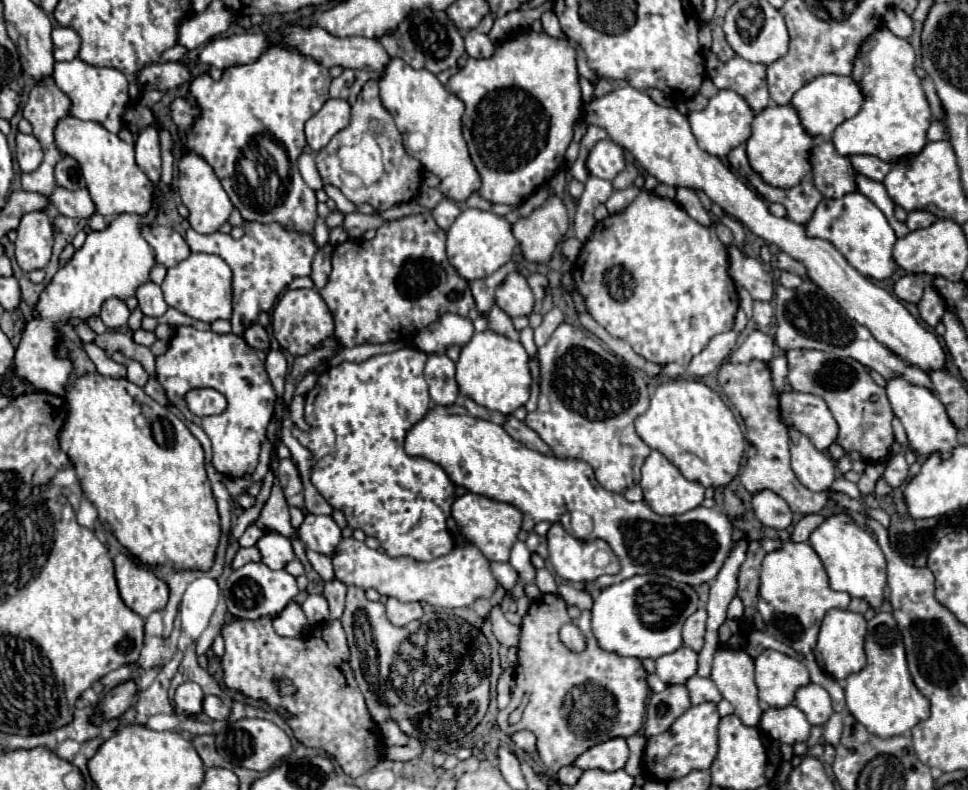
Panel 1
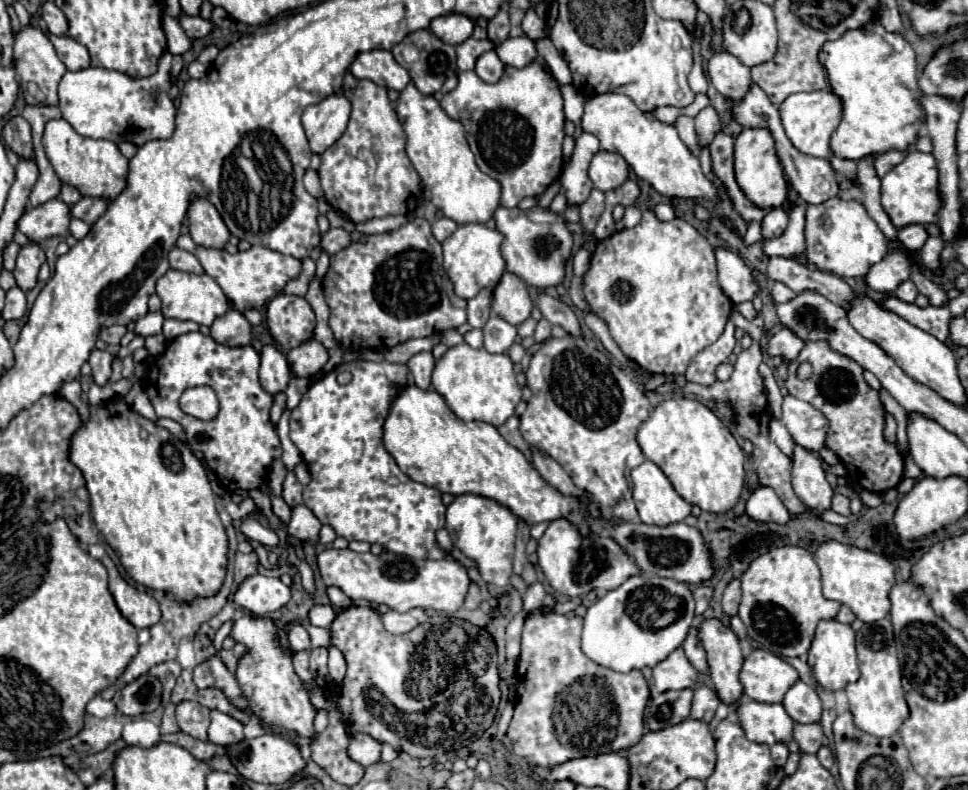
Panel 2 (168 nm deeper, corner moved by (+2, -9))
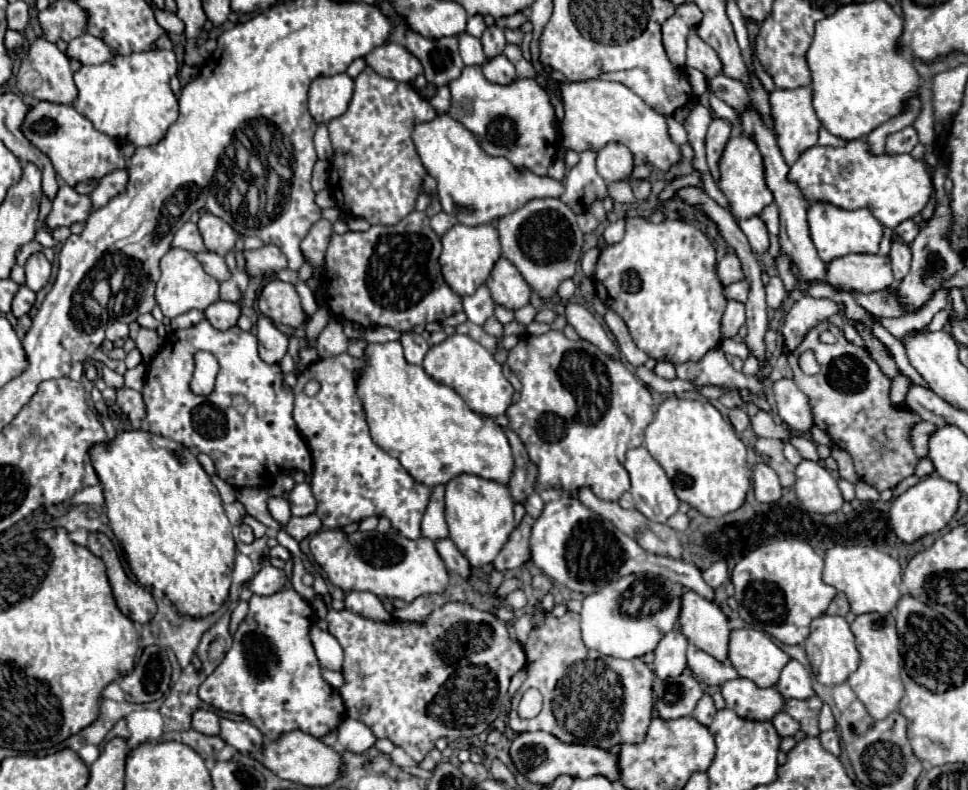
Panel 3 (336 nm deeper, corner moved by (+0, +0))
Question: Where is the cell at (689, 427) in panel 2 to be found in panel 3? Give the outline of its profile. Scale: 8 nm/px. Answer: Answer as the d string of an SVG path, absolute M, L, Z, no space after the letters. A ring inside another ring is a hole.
M675 395L667 397L659 405L653 421L645 429L645 447L653 455L653 459L665 469L667 477L675 487L677 497L689 503L699 513L707 517L721 517L743 505L745 495L751 487L751 469L747 467L747 447L737 437L731 421L725 421L723 415L709 401L679 399Z

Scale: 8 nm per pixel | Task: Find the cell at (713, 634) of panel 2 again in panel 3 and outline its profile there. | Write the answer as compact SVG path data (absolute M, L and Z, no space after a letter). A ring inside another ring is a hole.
M687 591L681 601L681 631L699 649L707 651L721 663L729 655L729 619L713 601Z

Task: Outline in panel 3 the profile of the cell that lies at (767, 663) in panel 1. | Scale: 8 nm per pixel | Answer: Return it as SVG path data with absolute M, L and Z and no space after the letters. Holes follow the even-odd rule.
M733 629L729 661L737 669L739 677L751 679L757 687L775 687L781 669L791 661L791 657L763 631Z

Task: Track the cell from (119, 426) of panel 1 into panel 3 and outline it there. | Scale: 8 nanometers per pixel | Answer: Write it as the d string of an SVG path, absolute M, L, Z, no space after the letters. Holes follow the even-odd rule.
M123 429L105 443L89 447L93 469L103 485L109 527L125 551L139 585L161 589L183 615L211 615L229 597L235 541L223 501L197 457L181 443L143 429Z

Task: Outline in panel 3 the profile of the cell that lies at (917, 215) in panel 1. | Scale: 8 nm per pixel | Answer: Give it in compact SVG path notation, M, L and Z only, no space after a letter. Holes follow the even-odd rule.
M907 219L907 221L903 221L895 231L897 231L897 235L901 235L901 239L903 239L905 243L911 243L911 241L917 237L917 233L919 233L919 225L917 225L913 219Z

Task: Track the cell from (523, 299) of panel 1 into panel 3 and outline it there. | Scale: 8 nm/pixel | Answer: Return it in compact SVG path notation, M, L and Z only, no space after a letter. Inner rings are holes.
M501 257L495 263L495 269L491 271L491 277L487 279L487 287L491 291L491 297L497 305L505 309L521 309L529 305L531 287L525 283L523 275L509 263L505 257Z

